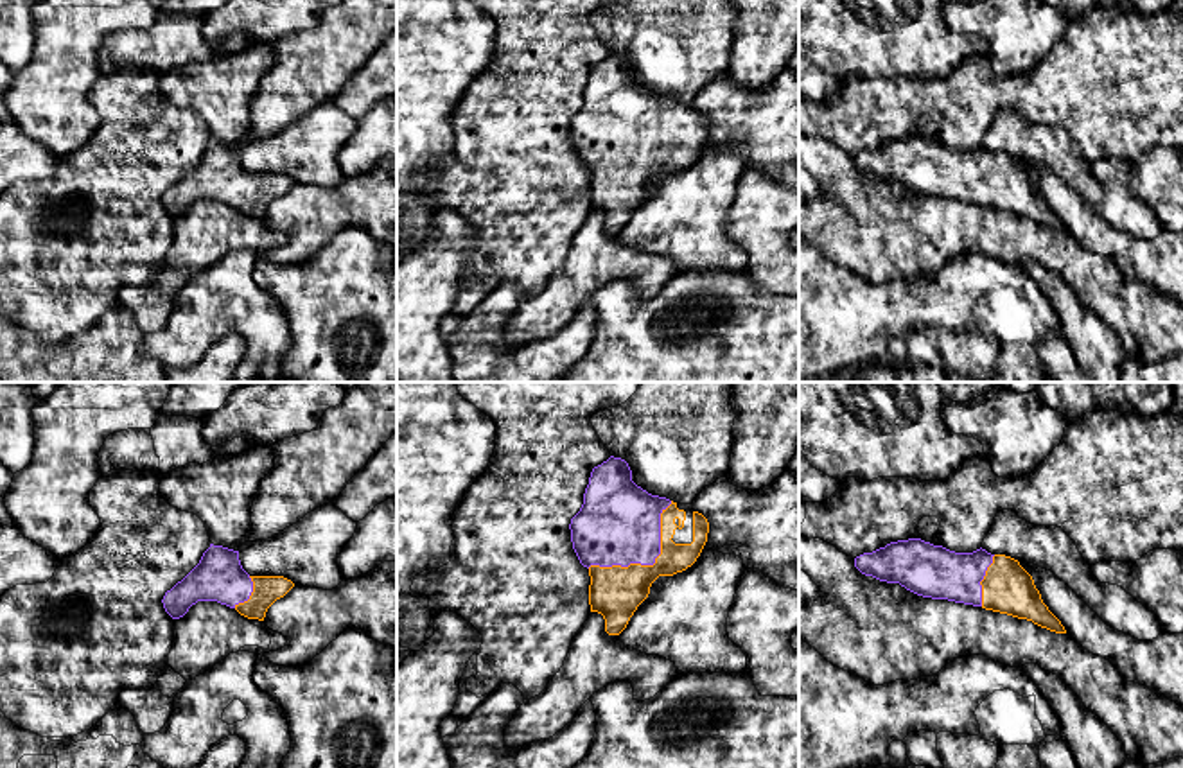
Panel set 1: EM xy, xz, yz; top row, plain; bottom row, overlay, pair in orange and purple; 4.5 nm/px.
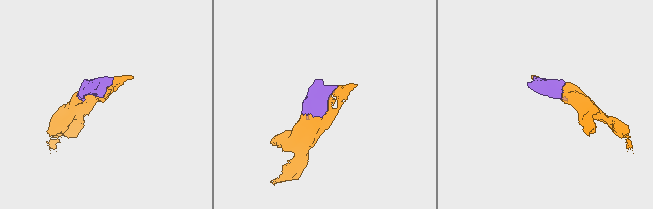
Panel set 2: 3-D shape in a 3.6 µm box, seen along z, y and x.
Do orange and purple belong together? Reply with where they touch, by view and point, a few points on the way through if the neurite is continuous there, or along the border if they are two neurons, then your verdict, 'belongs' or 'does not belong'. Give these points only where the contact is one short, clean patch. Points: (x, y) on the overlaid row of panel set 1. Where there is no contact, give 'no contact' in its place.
contact xz (650, 566); belongs

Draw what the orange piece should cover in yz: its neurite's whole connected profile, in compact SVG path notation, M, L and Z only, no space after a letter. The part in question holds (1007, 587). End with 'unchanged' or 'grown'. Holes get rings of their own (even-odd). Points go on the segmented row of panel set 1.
M908 538L856 556L854 567L865 576L899 583L923 598L982 607L1066 633L1043 603L1032 576L1005 554L991 554L982 547L955 553L921 538Z | grown

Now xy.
M210 544L199 563L165 592L162 603L172 619L183 617L197 601L217 601L248 619L264 621L267 608L293 587L284 576L250 576L239 551Z | grown

